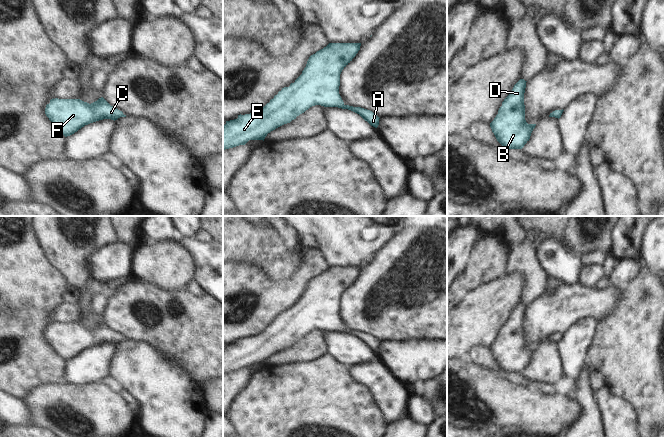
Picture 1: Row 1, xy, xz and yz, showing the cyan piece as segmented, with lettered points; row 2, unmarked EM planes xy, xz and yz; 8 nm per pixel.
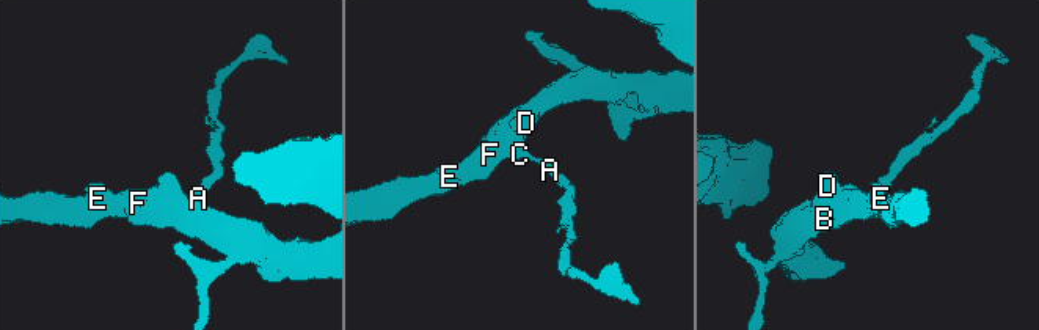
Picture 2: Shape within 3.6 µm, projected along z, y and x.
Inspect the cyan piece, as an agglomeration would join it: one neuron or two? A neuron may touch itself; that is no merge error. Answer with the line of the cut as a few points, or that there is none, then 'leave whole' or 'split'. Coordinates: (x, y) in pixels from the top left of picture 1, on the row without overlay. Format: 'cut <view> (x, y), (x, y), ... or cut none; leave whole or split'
cut none; leave whole

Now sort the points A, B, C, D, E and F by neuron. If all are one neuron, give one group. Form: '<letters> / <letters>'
A B C D E F

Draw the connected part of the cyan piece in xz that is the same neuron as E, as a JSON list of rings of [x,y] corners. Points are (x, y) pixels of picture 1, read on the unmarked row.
[[[329,267],[323,273],[311,279],[302,298],[289,311],[282,312],[261,334],[250,338],[238,339],[237,343],[226,345],[223,350],[223,374],[245,369],[249,364],[263,364],[268,357],[290,347],[310,331],[338,331],[359,338],[371,350],[377,352],[379,341],[370,334],[345,329],[340,318],[340,298],[360,274],[361,267]]]

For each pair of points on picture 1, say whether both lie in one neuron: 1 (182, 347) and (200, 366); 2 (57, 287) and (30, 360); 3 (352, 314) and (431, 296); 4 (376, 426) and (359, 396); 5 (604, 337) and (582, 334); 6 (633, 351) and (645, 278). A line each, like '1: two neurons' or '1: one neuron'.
1: one neuron
2: one neuron
3: one neuron
4: one neuron
5: two neurons
6: one neuron

